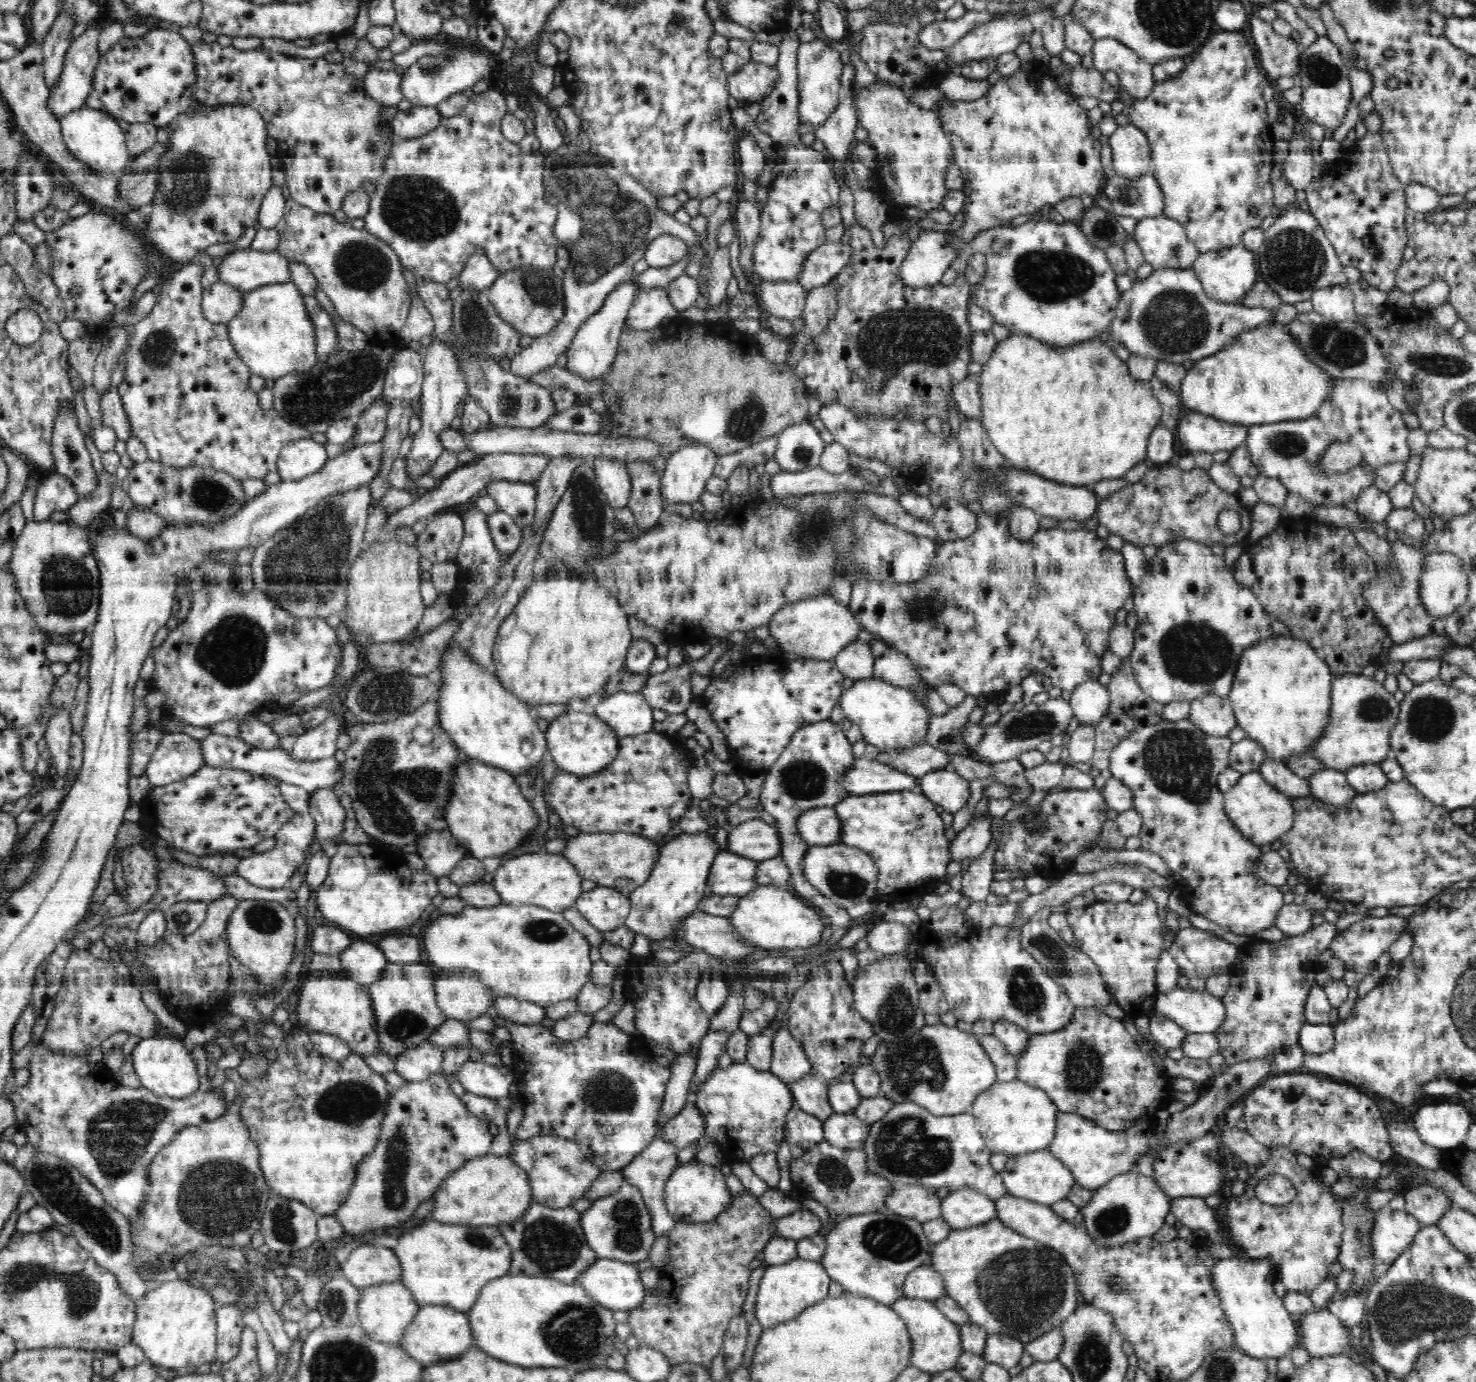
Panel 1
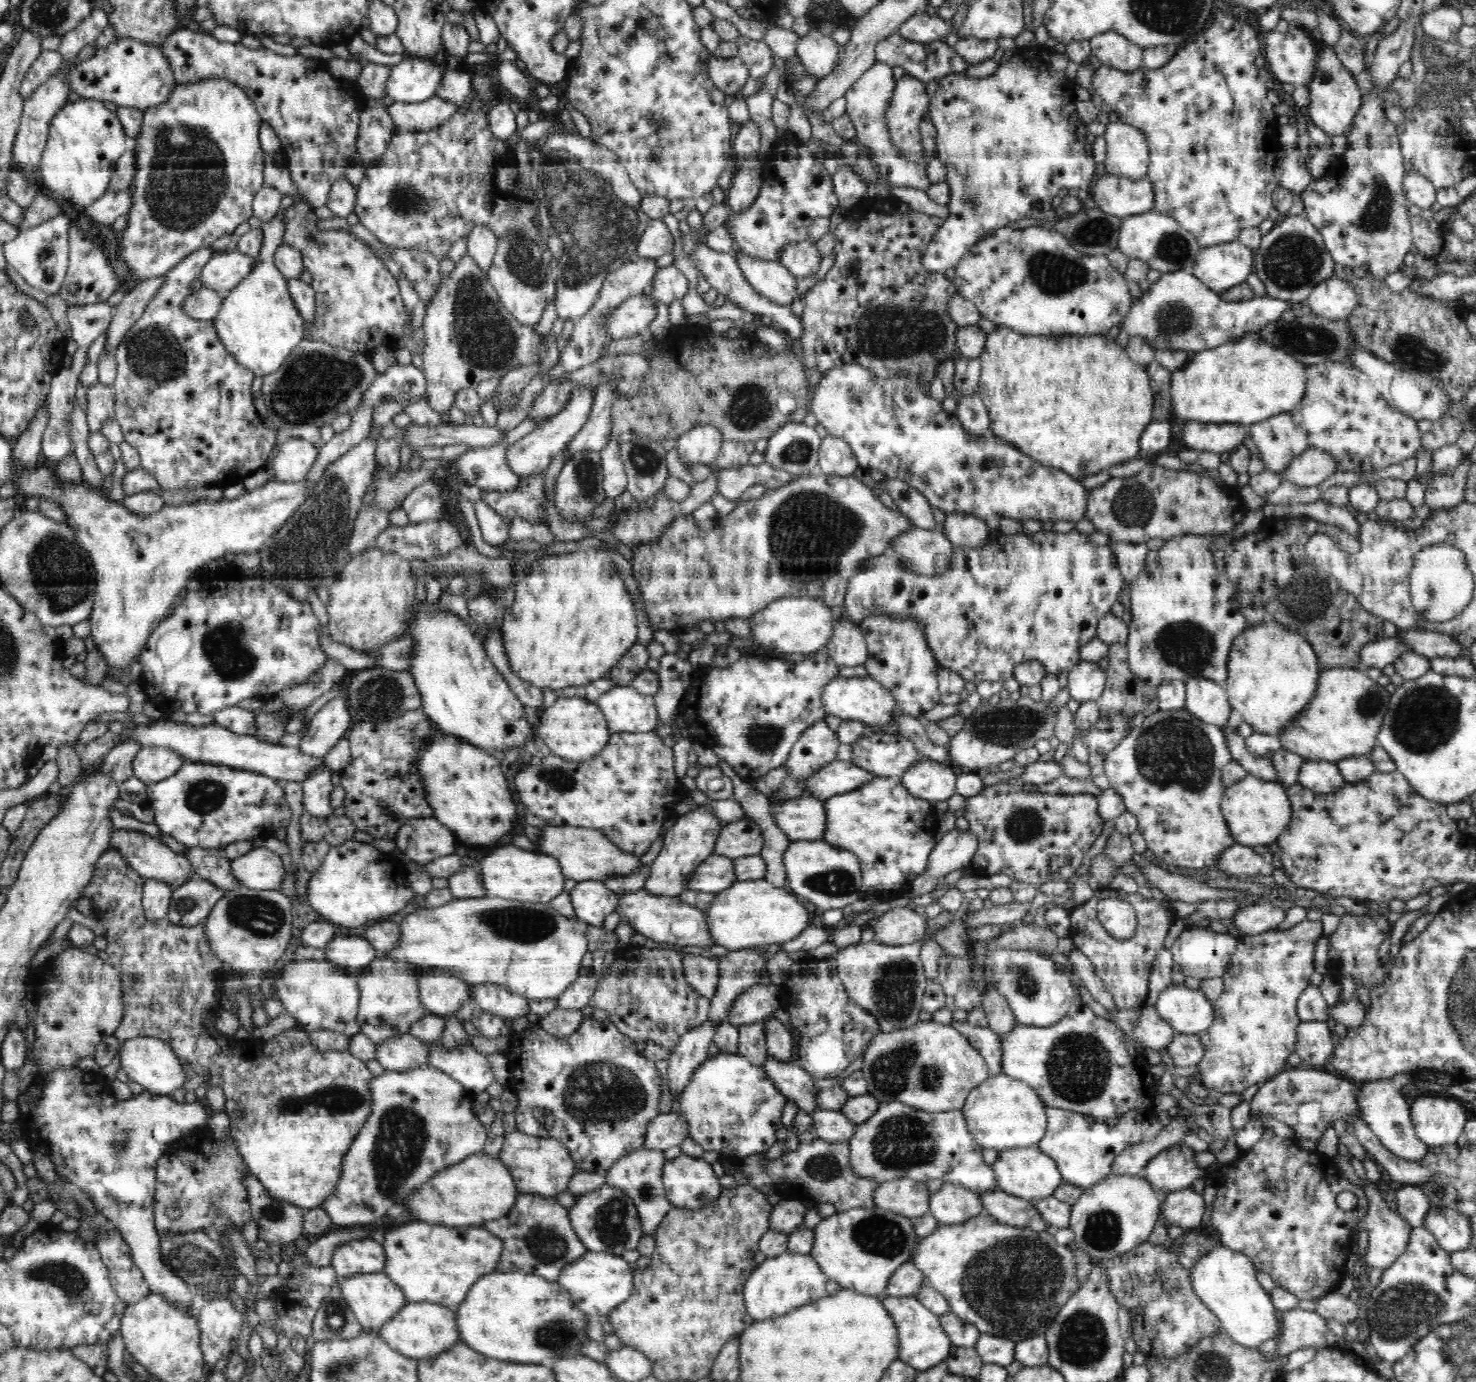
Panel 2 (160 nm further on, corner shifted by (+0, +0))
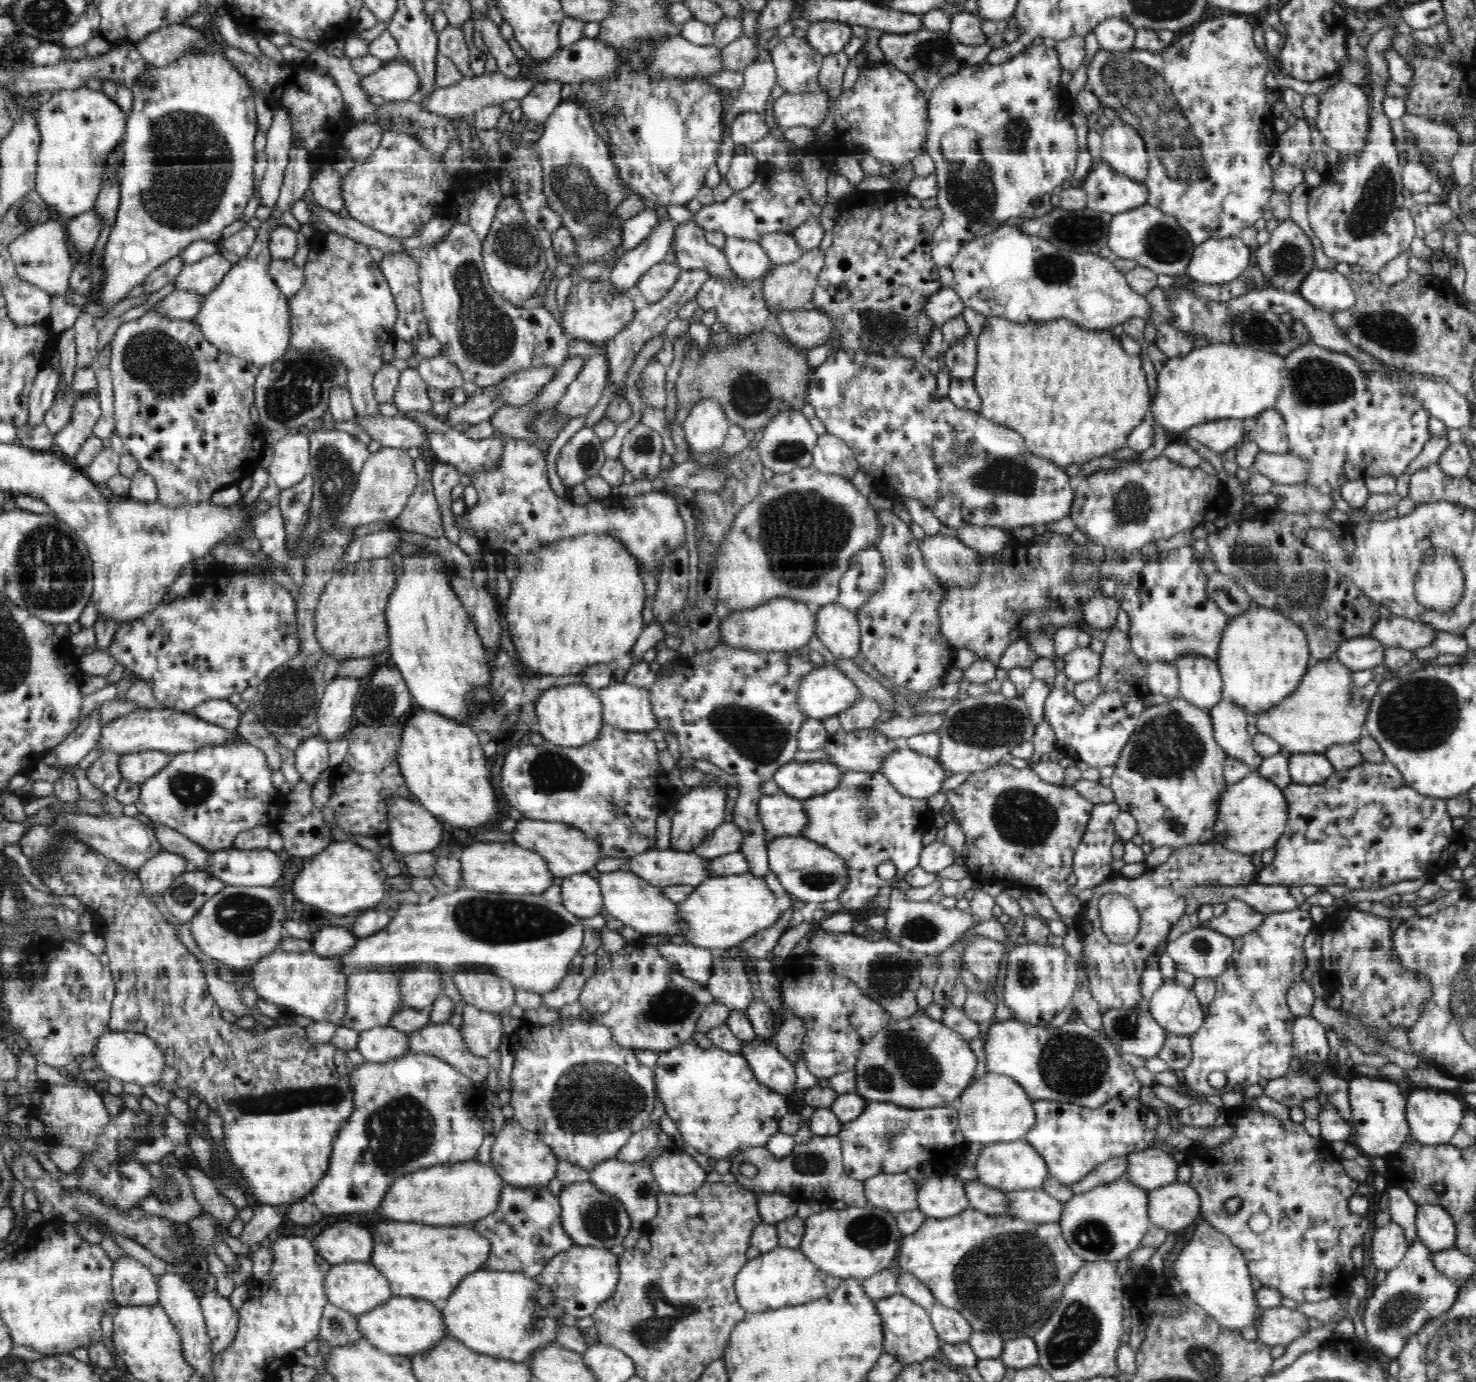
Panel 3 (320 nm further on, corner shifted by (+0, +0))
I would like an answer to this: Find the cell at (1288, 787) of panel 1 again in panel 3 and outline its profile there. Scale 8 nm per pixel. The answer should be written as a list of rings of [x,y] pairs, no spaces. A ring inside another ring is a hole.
[[[1224,698],[1220,699],[1220,702],[1214,708],[1210,708],[1208,712],[1212,720],[1215,741],[1227,752],[1227,756],[1240,759],[1257,772],[1263,756],[1255,751],[1252,744],[1253,738],[1248,733],[1248,724],[1251,722],[1250,715],[1244,708],[1238,707],[1231,700]]]

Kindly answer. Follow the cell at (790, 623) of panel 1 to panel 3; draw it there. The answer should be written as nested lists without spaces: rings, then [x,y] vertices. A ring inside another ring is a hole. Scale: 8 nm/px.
[[[778,597],[762,606],[731,612],[720,620],[720,639],[731,648],[766,652],[792,652],[810,642],[816,634],[815,607],[806,602]]]

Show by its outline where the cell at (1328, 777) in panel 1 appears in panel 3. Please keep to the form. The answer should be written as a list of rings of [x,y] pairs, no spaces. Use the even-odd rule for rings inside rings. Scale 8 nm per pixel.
[[[1292,753],[1289,757],[1289,774],[1293,783],[1320,786],[1335,772],[1334,765],[1322,753]]]

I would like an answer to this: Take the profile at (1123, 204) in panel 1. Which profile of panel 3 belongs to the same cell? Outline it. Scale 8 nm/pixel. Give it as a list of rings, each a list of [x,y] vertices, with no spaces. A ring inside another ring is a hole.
[[[1104,162],[1090,170],[1087,179],[1082,182],[1082,187],[1087,195],[1087,208],[1092,211],[1117,215],[1148,204],[1148,188],[1144,182],[1134,182],[1130,177],[1114,172]]]

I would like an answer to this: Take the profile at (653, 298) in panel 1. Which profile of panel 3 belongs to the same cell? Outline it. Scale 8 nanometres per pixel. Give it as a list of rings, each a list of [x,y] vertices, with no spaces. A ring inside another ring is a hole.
[[[604,278],[594,281],[583,279],[576,286],[572,286],[568,292],[568,304],[562,310],[560,324],[563,333],[569,338],[588,340],[592,344],[603,345],[608,339],[626,328],[636,316],[634,302],[624,293],[617,293],[611,289],[611,284]]]

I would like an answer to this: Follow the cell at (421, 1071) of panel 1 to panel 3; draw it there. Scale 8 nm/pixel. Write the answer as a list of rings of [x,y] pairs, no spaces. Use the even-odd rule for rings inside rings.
[[[391,1024],[360,1031],[357,1049],[365,1061],[373,1063],[388,1062],[410,1053],[407,1033]]]

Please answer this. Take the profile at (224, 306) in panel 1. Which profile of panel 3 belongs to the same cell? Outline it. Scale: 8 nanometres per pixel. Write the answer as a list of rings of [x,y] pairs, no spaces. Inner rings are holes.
[[[175,290],[166,298],[162,298],[153,308],[160,317],[166,319],[193,320],[204,304],[204,295],[188,290]]]

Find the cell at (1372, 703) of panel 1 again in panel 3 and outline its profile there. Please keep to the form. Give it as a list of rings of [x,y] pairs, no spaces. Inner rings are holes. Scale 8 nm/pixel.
[[[1335,658],[1322,660],[1309,666],[1307,674],[1304,674],[1302,684],[1298,684],[1298,690],[1282,700],[1280,706],[1256,714],[1251,721],[1256,725],[1259,732],[1271,736],[1280,746],[1285,754],[1292,753],[1322,753],[1335,744],[1355,743],[1362,736],[1364,722],[1368,720],[1370,701],[1362,695],[1362,688],[1352,683],[1352,670],[1341,664]]]

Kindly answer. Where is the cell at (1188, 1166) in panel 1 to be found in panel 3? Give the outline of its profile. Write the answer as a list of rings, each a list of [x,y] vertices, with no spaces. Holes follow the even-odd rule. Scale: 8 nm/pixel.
[[[1156,1146],[1142,1152],[1130,1153],[1128,1170],[1123,1178],[1148,1192],[1177,1182],[1179,1166],[1166,1152],[1165,1147]]]

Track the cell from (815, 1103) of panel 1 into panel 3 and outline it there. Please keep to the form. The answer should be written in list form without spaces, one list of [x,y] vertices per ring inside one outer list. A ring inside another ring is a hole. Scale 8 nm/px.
[[[756,1038],[751,1043],[742,1044],[740,1053],[748,1061],[756,1080],[785,1096],[794,1093],[794,1065],[782,1056],[776,1045]]]

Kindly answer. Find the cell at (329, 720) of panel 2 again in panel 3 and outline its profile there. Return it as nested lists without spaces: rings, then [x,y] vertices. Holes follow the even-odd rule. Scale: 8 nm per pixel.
[[[336,677],[326,686],[317,715],[317,734],[326,742],[345,738],[356,725],[353,712],[359,688],[360,679],[353,677]]]

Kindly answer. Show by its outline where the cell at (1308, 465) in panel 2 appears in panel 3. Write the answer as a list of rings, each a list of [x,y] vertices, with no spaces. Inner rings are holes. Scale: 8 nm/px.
[[[1260,451],[1248,469],[1250,473],[1259,472],[1278,484],[1291,485],[1307,482],[1303,462],[1289,452],[1274,454]]]

